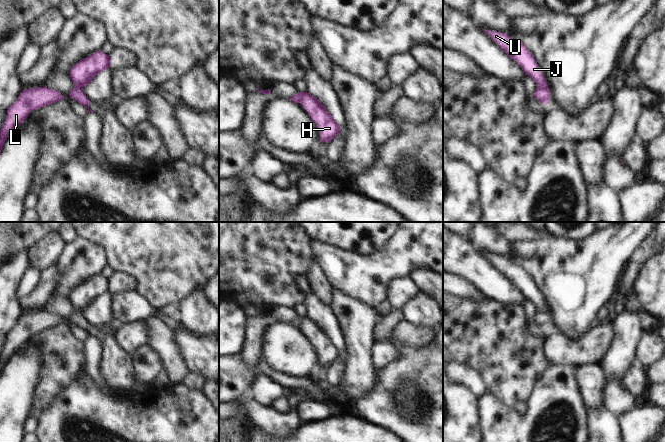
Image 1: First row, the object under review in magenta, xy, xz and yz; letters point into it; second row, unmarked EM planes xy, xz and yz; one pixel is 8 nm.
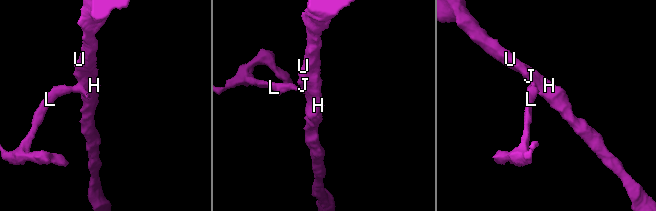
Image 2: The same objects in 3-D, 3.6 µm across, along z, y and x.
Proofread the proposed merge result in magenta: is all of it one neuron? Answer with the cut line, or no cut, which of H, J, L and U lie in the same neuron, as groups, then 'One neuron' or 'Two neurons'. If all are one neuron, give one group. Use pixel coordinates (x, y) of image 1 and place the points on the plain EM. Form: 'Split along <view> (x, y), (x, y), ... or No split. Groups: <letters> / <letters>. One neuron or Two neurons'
Split along xz (300, 316), (300, 324), (298, 326). Groups: H J U / L. Two neurons.

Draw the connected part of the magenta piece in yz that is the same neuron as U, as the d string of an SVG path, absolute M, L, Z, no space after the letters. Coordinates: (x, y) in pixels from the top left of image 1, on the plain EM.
M483 253L501 273L522 292L525 299L530 300L537 311L547 311L541 292L538 290L534 280L520 265L509 261L506 257L488 255Z

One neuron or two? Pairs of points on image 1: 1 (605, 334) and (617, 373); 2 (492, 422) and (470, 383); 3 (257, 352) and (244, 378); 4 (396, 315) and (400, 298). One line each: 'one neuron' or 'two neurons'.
1: two neurons
2: two neurons
3: two neurons
4: two neurons

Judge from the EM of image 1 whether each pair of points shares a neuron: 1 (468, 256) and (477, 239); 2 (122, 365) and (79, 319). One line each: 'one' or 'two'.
1: two
2: one

